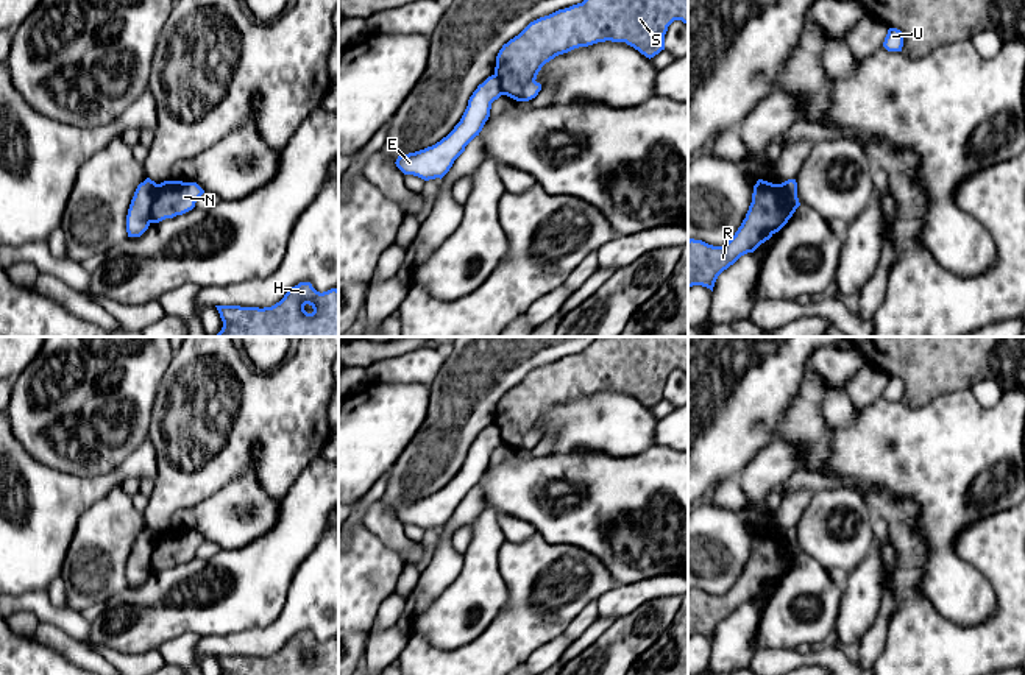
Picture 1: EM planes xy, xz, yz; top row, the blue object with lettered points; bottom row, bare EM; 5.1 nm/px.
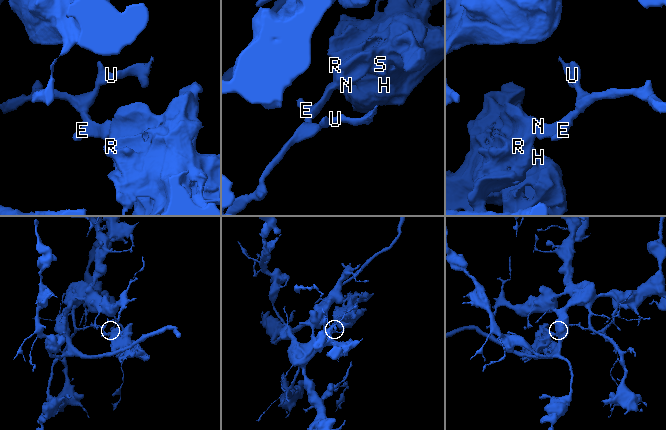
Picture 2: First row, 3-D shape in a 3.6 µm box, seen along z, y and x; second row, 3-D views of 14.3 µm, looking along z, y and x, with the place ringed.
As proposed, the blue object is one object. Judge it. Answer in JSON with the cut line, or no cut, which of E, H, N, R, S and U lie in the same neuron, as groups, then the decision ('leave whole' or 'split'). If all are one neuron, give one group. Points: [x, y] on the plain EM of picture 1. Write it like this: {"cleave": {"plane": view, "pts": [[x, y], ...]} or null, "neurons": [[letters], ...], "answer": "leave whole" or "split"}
{"cleave": {"plane": "xy", "pts": [[158, 533], [153, 543], [150, 571]]}, "neurons": [["E", "U"], ["H", "N", "R", "S"]], "answer": "split"}

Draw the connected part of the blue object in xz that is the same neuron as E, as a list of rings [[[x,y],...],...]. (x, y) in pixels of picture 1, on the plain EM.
[[[496,424],[488,426],[468,449],[468,455],[454,479],[432,496],[401,504],[396,516],[404,524],[413,524],[424,530],[443,527],[454,510],[465,500],[465,496],[482,480],[490,466],[491,452],[502,443]]]

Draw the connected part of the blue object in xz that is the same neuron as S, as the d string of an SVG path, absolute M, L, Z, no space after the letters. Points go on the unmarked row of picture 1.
M596 337L582 352L530 371L504 393L496 405L495 424L504 444L529 451L541 440L541 433L535 430L538 421L555 405L612 390L626 391L651 408L665 399L665 383L674 369L688 374L688 337Z

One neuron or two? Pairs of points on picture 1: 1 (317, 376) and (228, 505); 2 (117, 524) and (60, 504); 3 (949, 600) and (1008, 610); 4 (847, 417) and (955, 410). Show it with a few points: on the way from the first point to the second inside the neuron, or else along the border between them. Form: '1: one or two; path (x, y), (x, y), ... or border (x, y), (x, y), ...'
1: two; border (217, 490), (251, 473), (258, 484), (275, 499)
2: two; border (111, 488), (80, 516), (69, 546)
3: two; border (982, 574), (993, 588), (994, 611), (963, 627)
4: two; border (860, 412), (860, 417), (851, 427), (835, 434)

